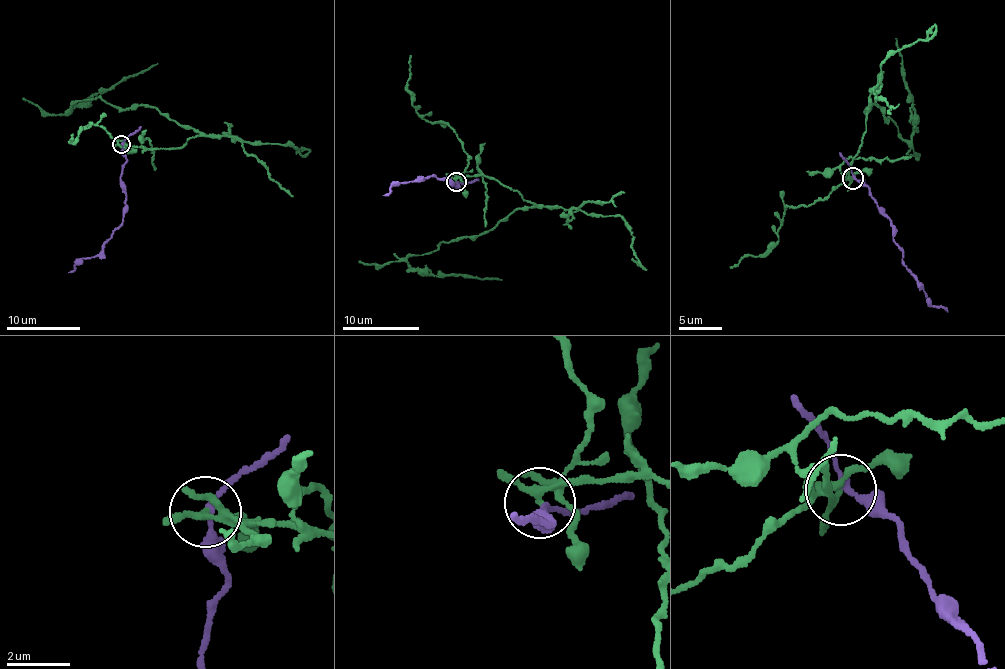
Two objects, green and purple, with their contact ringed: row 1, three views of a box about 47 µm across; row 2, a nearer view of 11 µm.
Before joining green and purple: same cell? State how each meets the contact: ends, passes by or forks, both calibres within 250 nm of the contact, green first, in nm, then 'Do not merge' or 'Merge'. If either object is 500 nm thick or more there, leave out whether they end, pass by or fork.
At the ring green forks. At the ring purple passes by. Thickness 140 nm (green) against 170 nm. Do not merge

